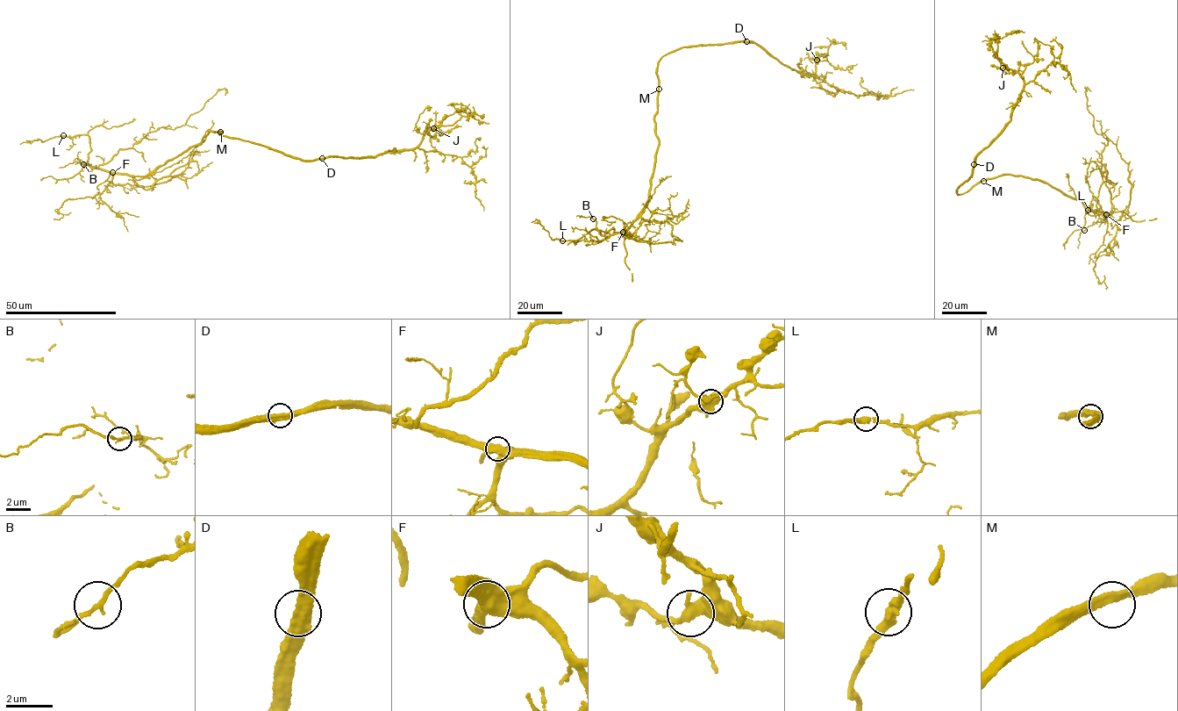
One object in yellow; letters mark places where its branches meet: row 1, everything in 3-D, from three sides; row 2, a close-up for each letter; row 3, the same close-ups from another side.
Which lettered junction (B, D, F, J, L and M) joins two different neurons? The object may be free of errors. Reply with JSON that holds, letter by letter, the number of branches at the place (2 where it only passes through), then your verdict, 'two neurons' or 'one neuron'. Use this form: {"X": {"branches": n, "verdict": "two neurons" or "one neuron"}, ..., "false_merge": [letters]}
{"B": {"branches": 2, "verdict": "one neuron"}, "D": {"branches": 2, "verdict": "one neuron"}, "F": {"branches": 2, "verdict": "one neuron"}, "J": {"branches": 2, "verdict": "one neuron"}, "L": {"branches": 2, "verdict": "one neuron"}, "M": {"branches": 2, "verdict": "one neuron"}, "false_merge": []}

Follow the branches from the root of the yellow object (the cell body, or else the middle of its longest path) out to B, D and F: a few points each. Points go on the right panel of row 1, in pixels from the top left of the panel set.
B: (983, 180), (1007, 174), (1039, 180), (1084, 202), (1092, 211), (1105, 214), (1103, 221), (1097, 221), (1084, 230)
D: (983, 180), (958, 194), (960, 186), (972, 175), (974, 163)
F: (983, 180), (1007, 174), (1039, 180), (1084, 202), (1092, 211), (1106, 214)

